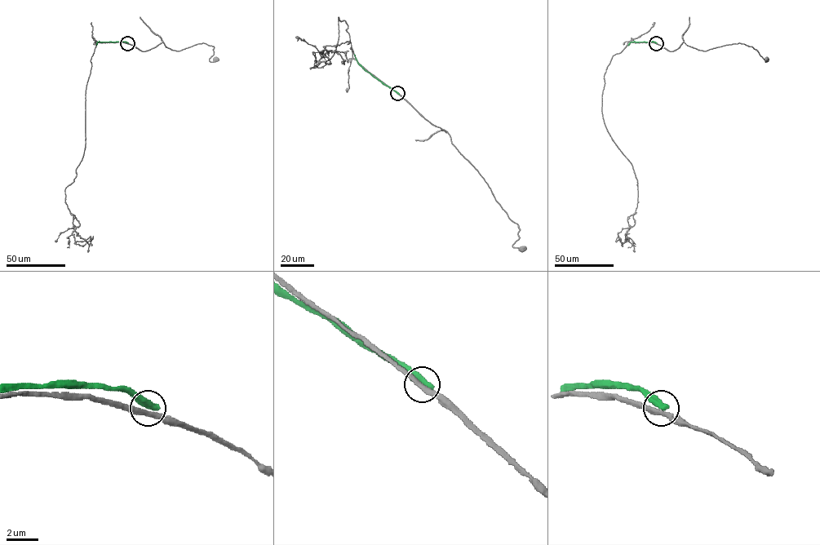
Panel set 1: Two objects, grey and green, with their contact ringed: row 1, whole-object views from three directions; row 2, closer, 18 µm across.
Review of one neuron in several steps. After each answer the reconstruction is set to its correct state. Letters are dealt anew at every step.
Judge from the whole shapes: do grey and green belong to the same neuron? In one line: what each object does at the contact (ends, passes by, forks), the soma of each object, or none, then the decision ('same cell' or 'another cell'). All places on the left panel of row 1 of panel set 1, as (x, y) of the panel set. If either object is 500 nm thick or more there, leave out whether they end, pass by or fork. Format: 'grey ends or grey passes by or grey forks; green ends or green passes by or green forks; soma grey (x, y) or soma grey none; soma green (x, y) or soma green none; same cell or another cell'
soma grey (215, 59); soma green none; another cell

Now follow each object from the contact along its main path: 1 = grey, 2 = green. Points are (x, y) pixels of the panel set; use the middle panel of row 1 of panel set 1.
1: (397, 93), (447, 132), (518, 225), (519, 238), (512, 246), (521, 249)
2: (397, 93), (373, 77), (358, 63), (354, 54)

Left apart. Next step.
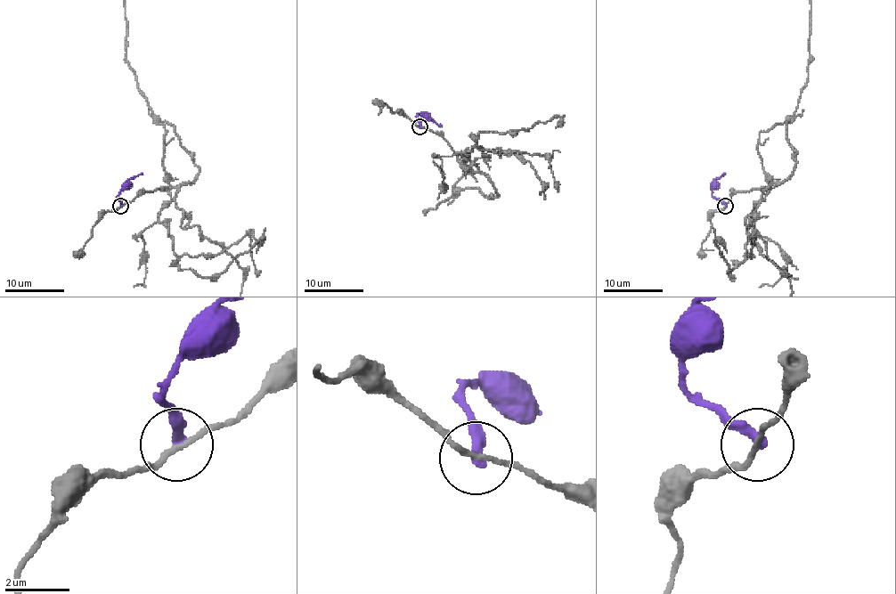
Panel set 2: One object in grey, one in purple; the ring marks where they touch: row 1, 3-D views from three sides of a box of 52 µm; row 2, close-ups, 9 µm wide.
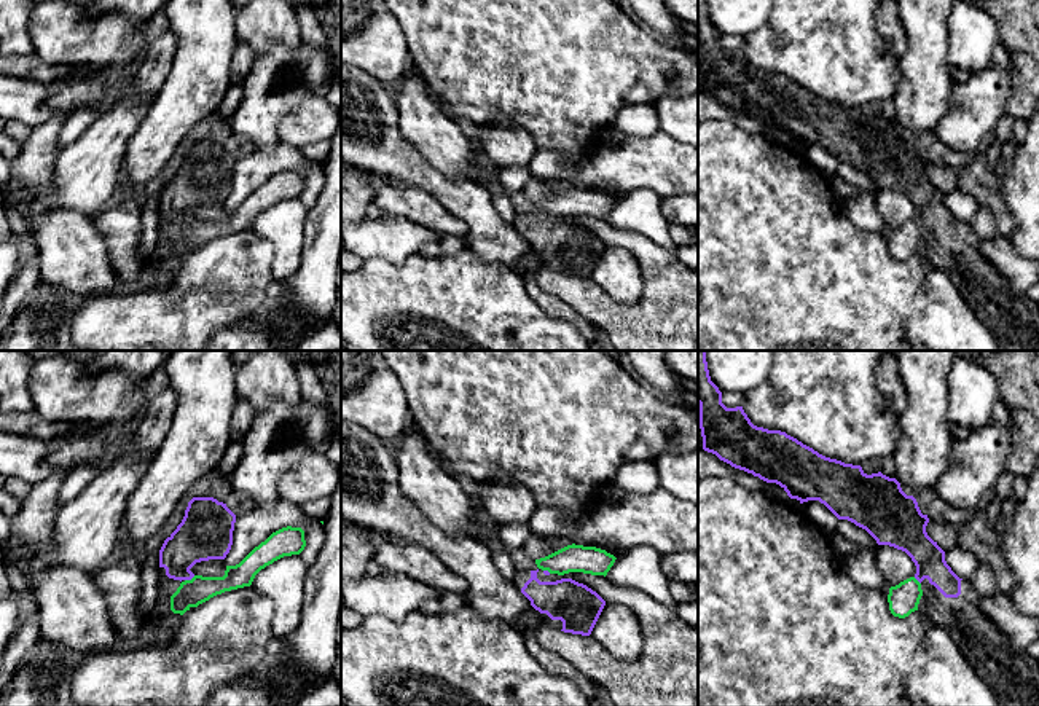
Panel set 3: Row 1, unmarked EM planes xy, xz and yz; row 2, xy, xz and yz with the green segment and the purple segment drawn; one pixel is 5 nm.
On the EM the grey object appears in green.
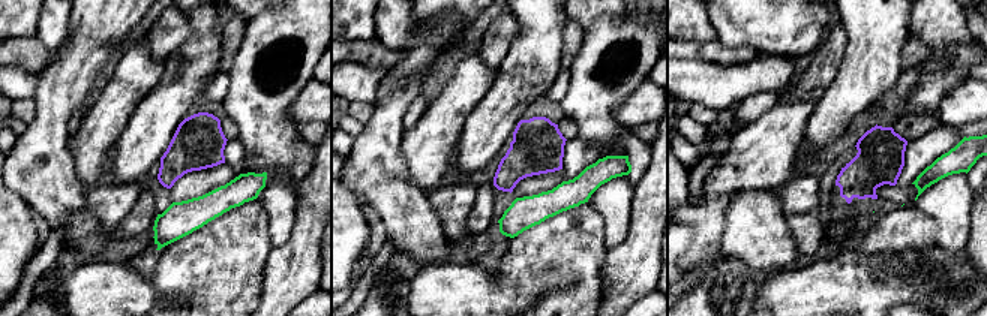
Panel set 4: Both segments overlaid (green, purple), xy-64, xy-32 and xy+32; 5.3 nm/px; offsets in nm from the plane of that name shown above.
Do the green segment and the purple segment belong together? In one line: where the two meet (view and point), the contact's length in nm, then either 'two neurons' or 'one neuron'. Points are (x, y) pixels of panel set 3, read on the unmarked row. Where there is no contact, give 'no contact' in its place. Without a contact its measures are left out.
contact xy (192, 222); length 60 nm; two neurons

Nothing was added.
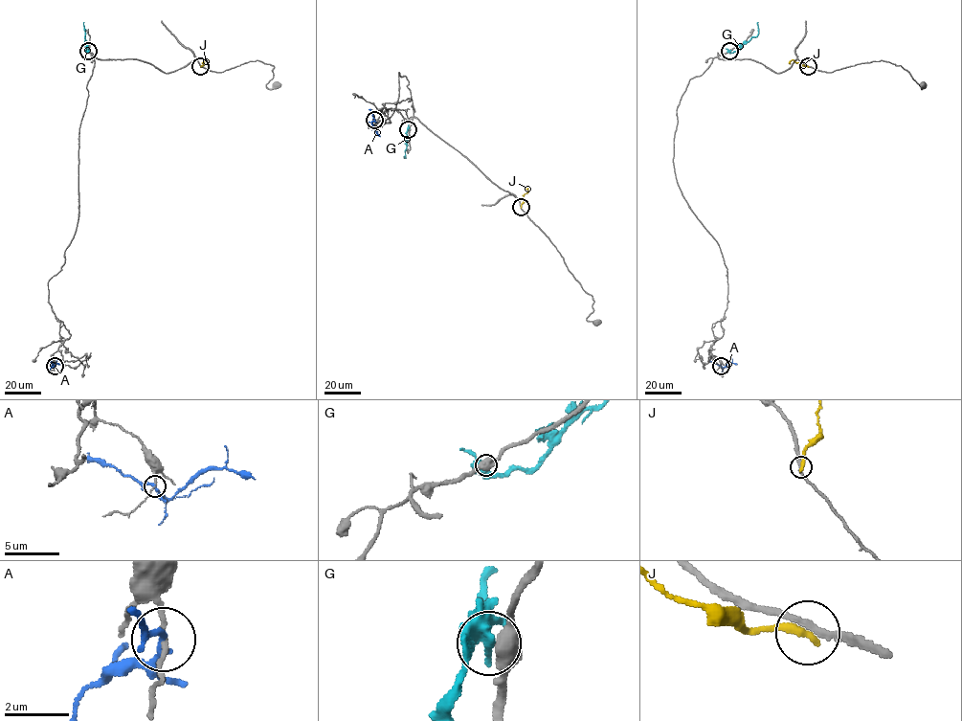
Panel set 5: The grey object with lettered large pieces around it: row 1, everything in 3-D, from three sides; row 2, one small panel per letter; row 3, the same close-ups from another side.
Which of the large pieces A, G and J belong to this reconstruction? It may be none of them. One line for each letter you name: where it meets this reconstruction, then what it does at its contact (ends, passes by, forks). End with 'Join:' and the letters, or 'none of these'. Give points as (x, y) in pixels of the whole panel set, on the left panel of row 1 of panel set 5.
Join: none of these

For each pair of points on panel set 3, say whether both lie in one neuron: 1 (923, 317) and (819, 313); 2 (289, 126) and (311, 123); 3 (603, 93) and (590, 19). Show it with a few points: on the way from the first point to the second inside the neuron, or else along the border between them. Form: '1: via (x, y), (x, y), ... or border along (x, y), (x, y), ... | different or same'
1: border along (923, 282), (907, 319), (905, 333) | different
2: via (294, 126), (306, 125) | same
3: via (590, 75), (590, 37) | same

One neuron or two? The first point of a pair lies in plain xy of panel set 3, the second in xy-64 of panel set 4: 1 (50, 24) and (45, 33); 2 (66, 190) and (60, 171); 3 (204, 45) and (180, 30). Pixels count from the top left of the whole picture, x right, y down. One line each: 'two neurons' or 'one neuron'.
1: one neuron
2: two neurons
3: two neurons

